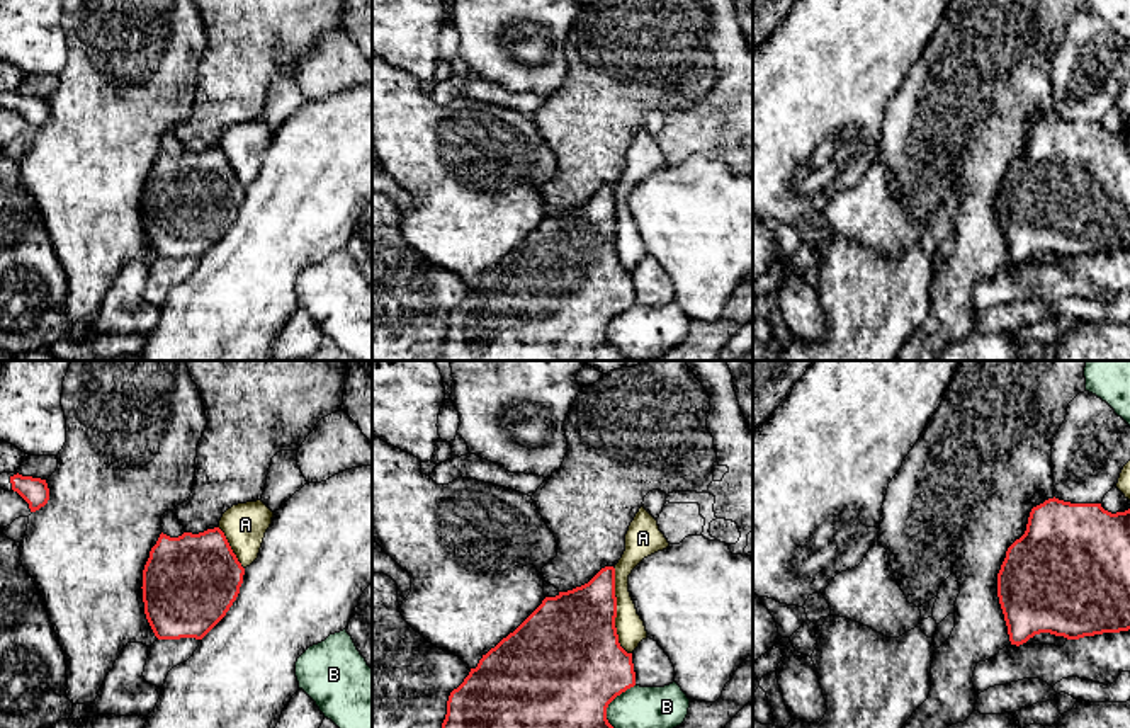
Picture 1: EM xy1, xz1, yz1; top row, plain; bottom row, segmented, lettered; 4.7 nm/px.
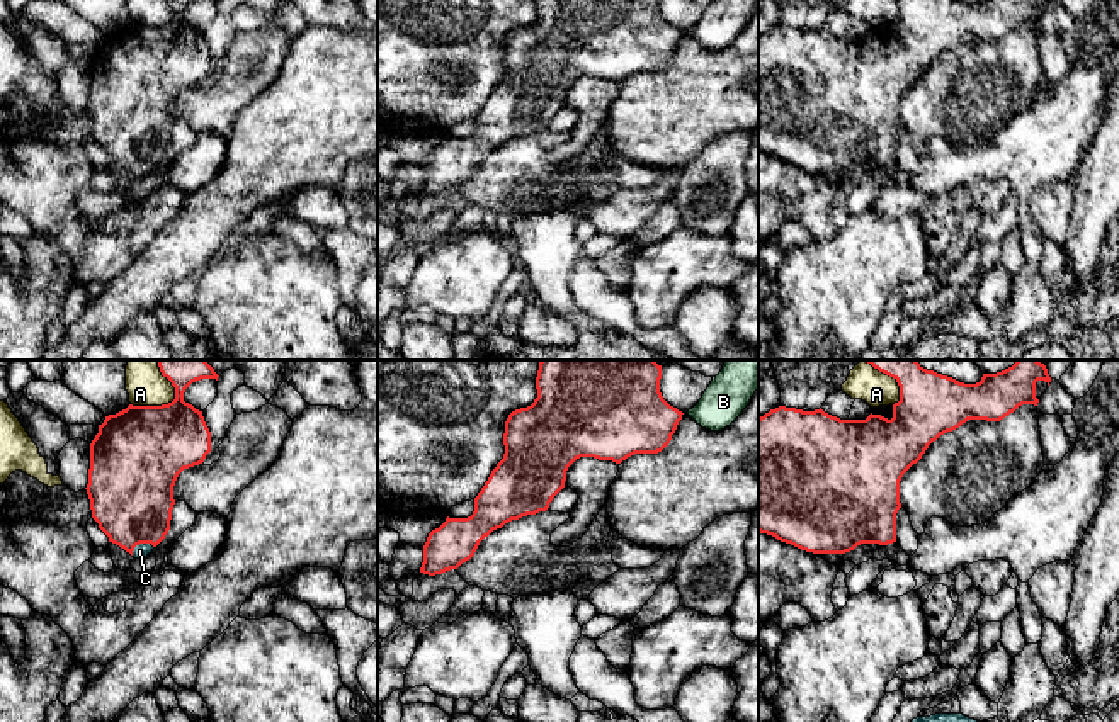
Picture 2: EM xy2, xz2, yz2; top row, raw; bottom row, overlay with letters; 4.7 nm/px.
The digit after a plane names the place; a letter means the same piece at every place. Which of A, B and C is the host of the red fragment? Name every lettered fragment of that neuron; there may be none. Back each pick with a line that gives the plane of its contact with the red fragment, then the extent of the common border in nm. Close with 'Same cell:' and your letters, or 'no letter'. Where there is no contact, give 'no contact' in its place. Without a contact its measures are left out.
C: xy2 | 120 nm
Same cell: C

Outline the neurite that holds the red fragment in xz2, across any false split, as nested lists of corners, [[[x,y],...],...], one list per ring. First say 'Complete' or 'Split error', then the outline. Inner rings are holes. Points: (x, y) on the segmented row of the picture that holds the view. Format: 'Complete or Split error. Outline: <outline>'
Complete. Outline: [[[541,360],[536,377],[537,398],[527,408],[515,409],[505,421],[503,459],[474,498],[474,511],[468,518],[446,518],[432,530],[423,545],[420,573],[435,576],[457,569],[469,561],[480,542],[512,520],[546,511],[553,498],[565,488],[568,467],[580,457],[621,464],[634,454],[658,454],[672,440],[682,411],[670,406],[660,392],[662,365],[655,360]]]

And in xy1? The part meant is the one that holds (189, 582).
Complete. Outline: [[[219,527],[178,537],[160,534],[143,570],[146,619],[158,640],[202,640],[229,611],[240,594],[245,568]]]

